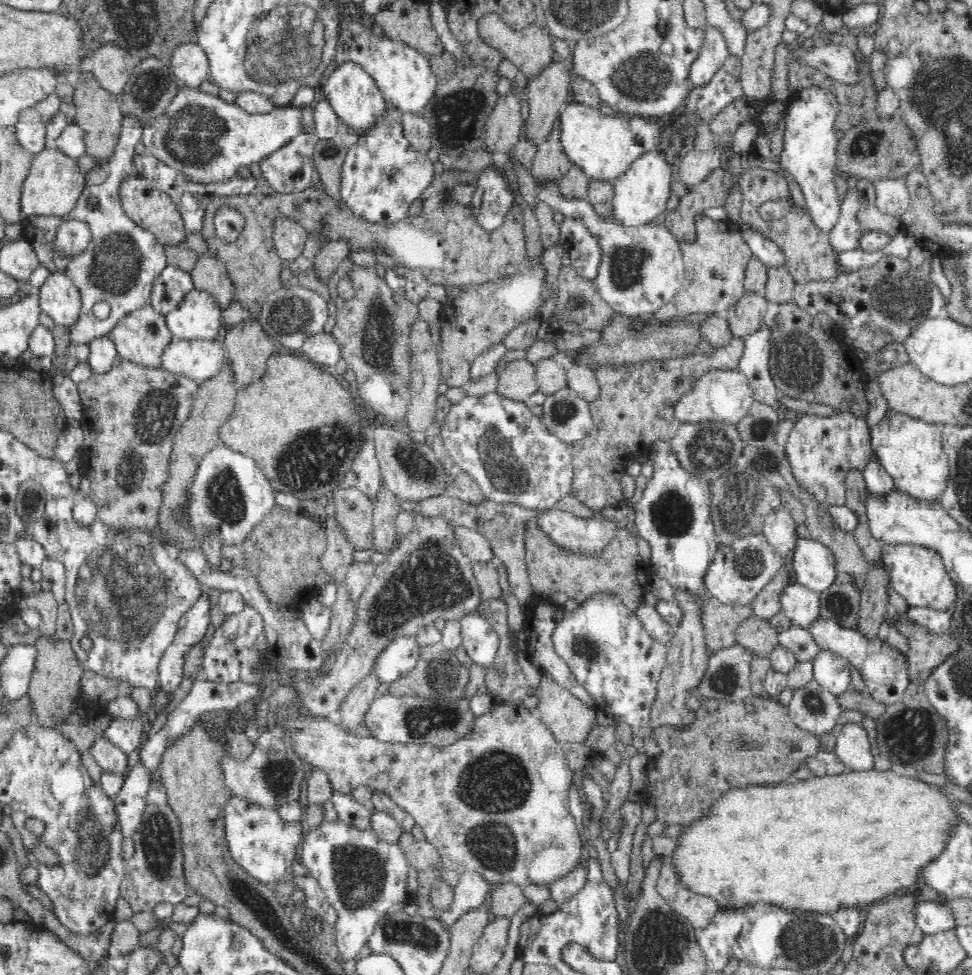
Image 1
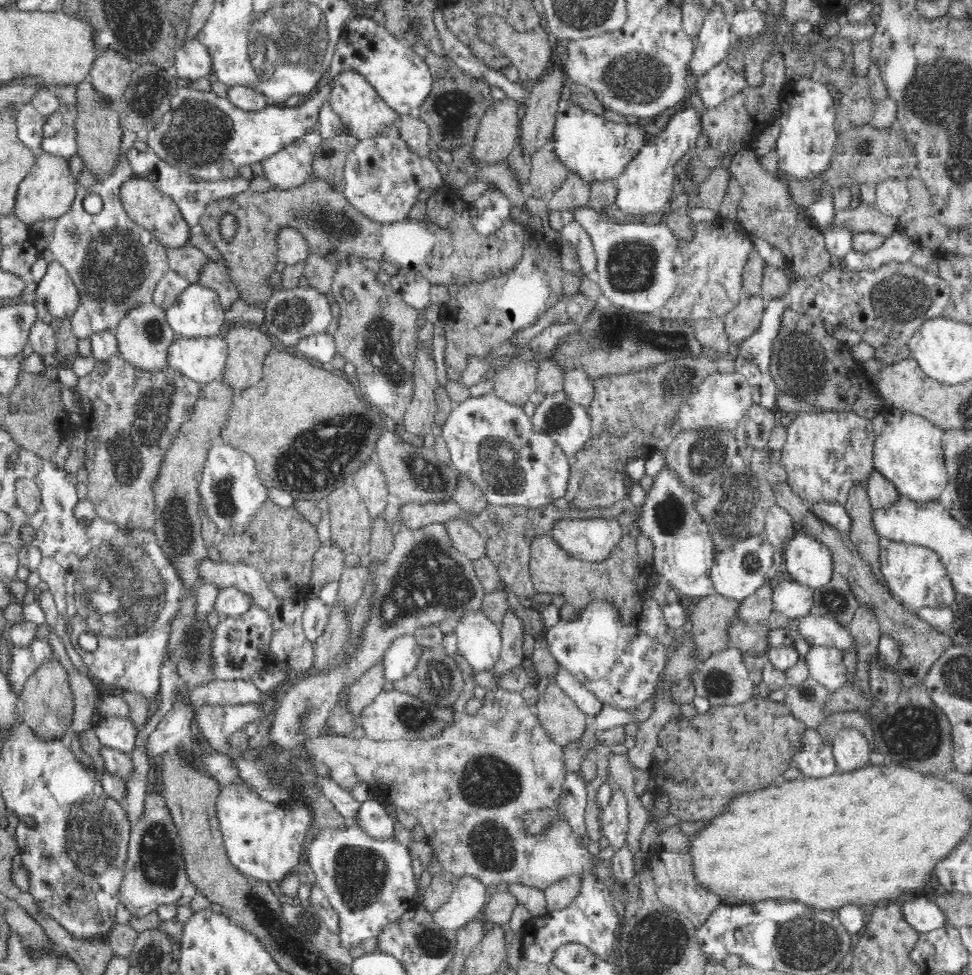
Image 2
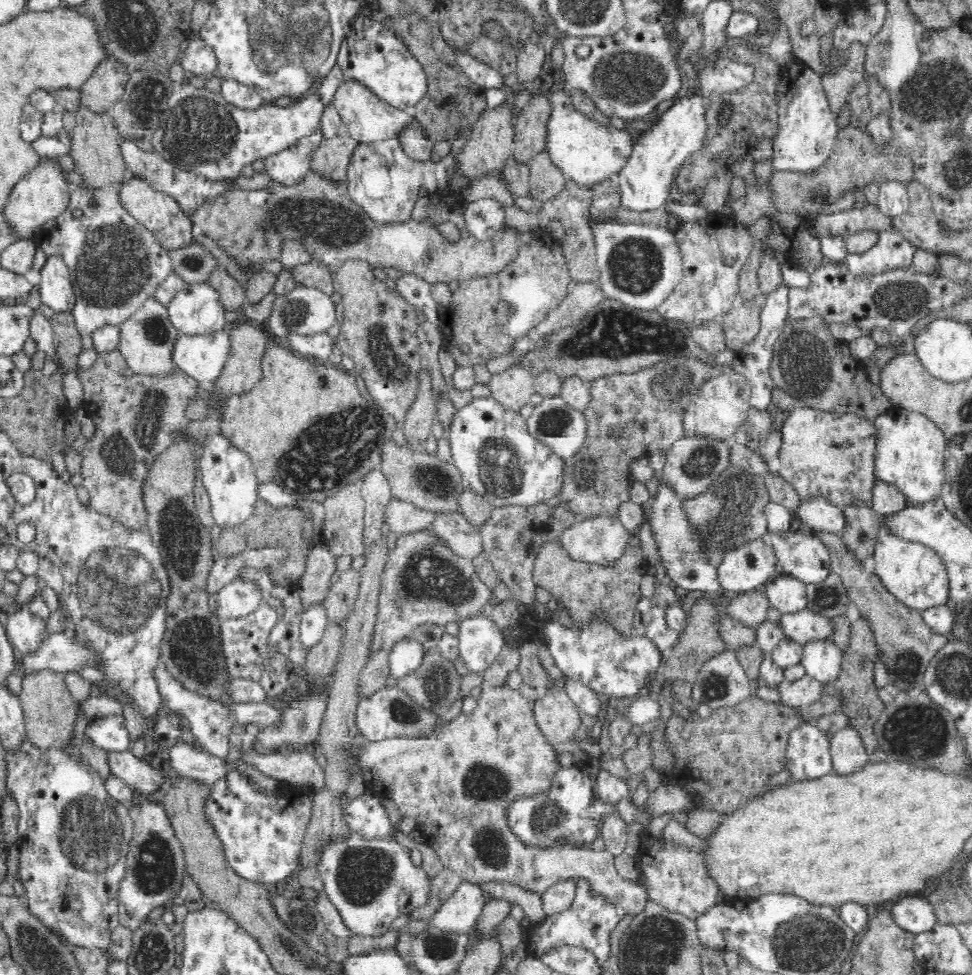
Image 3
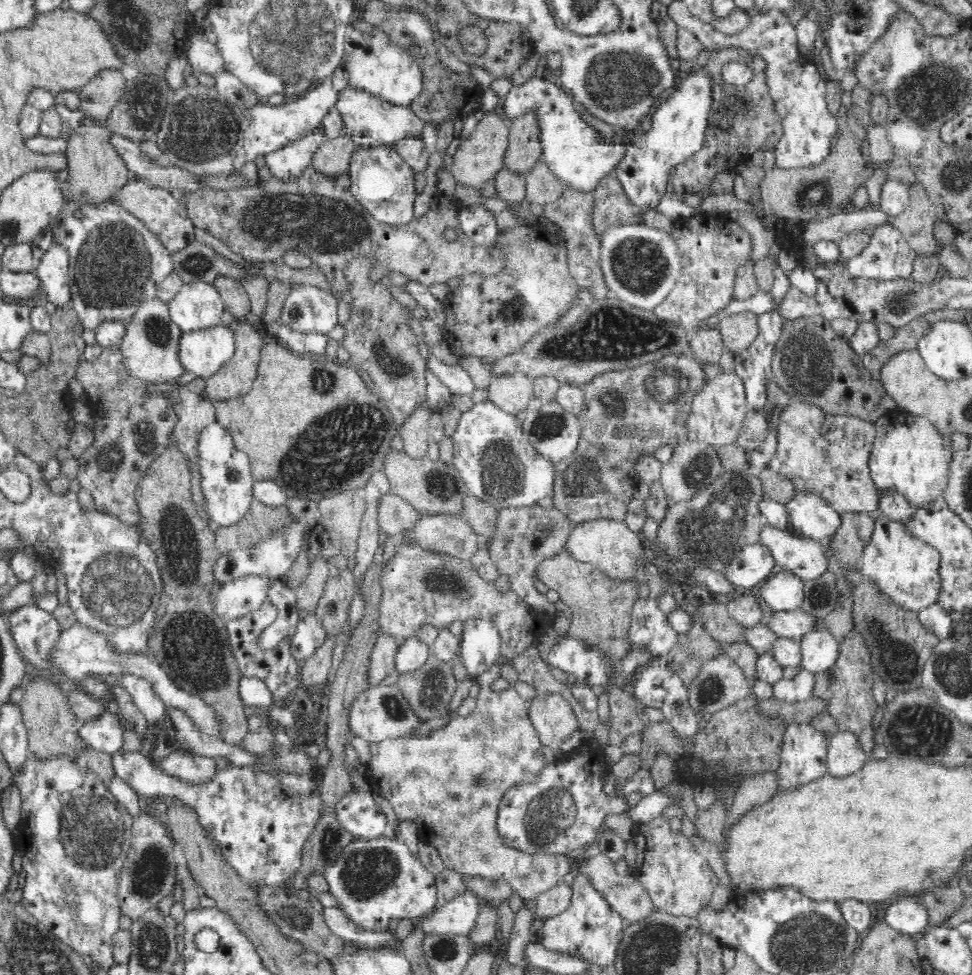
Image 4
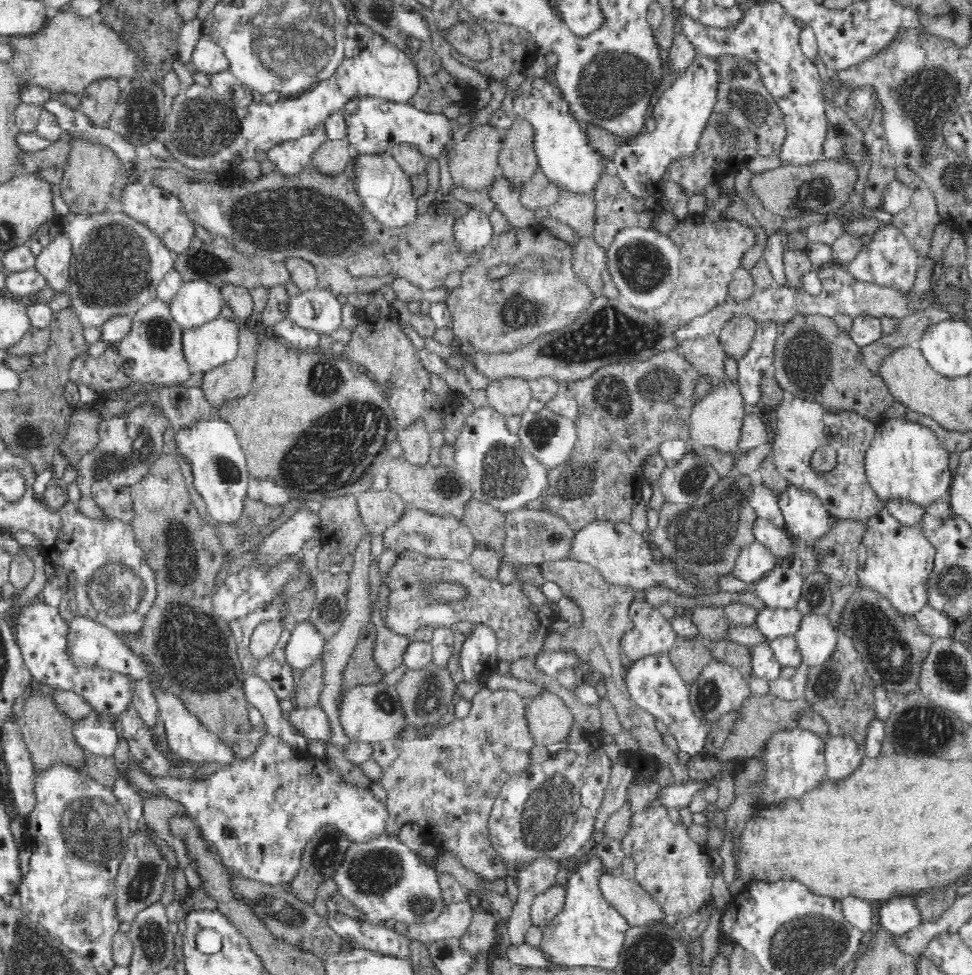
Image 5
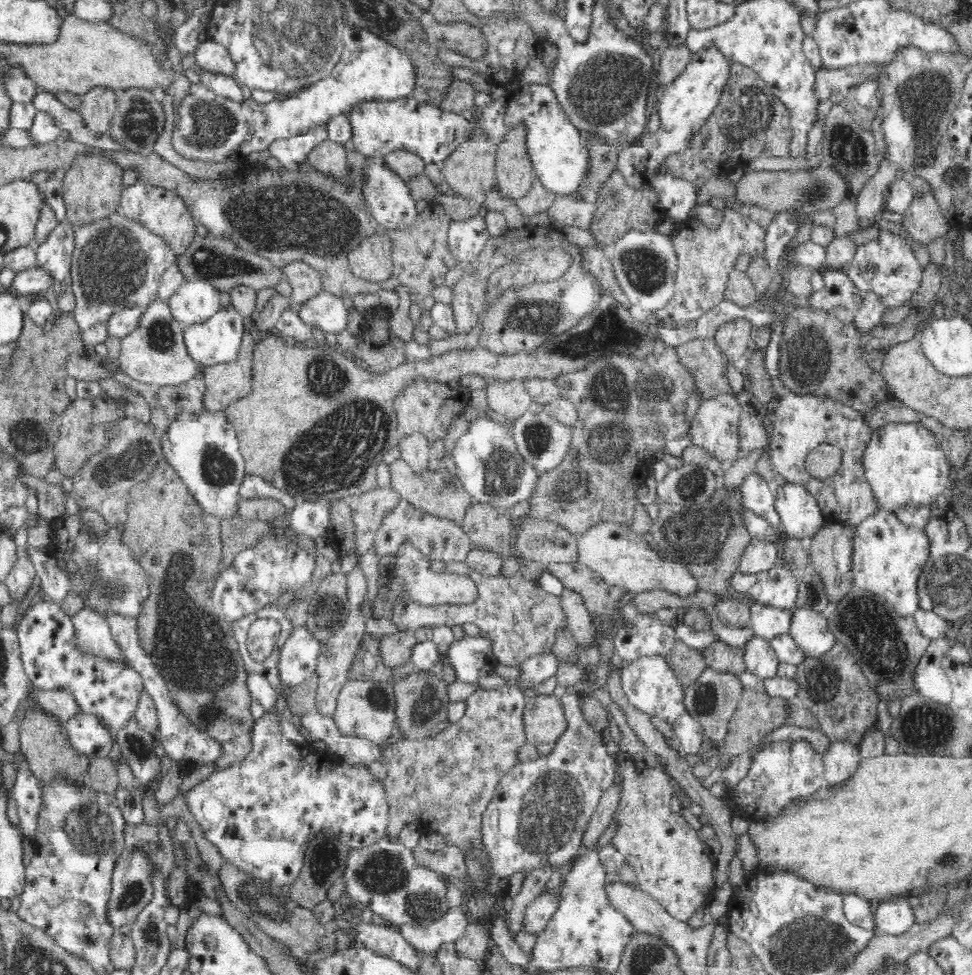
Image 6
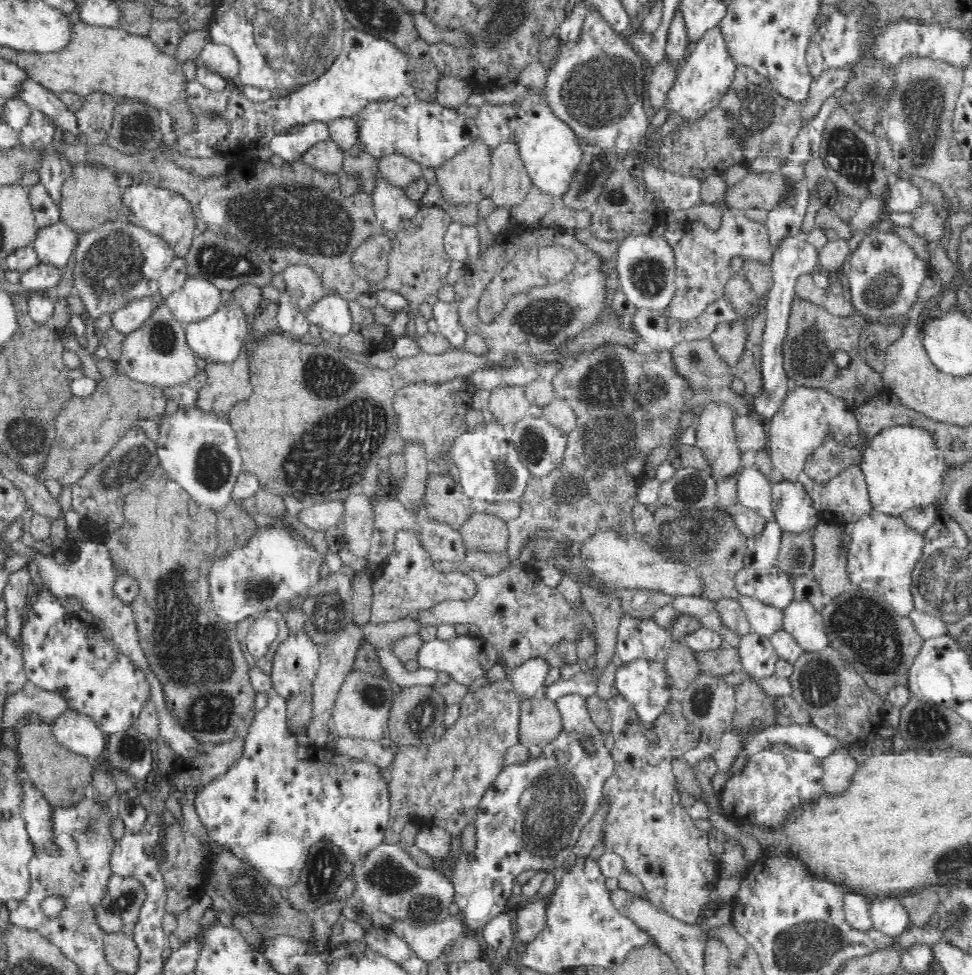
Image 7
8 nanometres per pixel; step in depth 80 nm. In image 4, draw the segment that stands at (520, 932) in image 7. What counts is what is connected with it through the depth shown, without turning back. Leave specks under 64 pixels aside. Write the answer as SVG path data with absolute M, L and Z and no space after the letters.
M566 882L541 892L533 902L535 919L545 921L567 909L571 899L571 888Z

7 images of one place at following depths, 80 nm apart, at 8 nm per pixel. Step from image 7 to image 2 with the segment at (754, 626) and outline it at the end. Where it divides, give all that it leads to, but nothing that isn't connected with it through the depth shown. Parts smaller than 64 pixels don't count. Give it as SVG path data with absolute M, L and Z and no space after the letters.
M810 612L795 619L789 618L790 623L812 647L836 647L841 652L853 649L853 640L846 626L841 625L835 618Z

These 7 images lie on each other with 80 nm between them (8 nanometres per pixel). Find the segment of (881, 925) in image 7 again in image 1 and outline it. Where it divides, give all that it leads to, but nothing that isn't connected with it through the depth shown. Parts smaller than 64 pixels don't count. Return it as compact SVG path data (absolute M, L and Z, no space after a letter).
M919 899L912 911L916 926L924 934L940 933L956 928L952 909L933 900Z

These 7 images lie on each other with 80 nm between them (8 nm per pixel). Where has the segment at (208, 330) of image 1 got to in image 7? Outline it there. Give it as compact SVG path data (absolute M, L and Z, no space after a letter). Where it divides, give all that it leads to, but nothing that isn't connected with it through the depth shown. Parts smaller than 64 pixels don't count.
M188 277L185 283L165 300L171 313L182 324L200 322L214 314L222 303L221 290L205 278Z

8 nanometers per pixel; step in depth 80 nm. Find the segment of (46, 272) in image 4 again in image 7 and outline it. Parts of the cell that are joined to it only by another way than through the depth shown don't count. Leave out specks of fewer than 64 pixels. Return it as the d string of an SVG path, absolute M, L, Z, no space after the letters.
M58 220L54 224L37 227L32 247L40 262L66 267L74 254L76 236L77 233L72 228Z

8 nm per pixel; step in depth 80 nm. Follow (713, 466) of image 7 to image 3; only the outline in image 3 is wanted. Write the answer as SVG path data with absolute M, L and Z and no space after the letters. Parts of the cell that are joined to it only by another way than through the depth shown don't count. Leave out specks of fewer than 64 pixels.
M736 372L720 373L700 386L698 394L690 400L683 418L683 428L688 436L698 436L716 442L734 443L734 437L745 422L750 411L750 387L746 379Z

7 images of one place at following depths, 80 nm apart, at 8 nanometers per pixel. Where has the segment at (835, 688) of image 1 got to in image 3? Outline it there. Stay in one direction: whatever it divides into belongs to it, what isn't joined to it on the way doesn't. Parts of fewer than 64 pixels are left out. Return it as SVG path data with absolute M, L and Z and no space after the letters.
M832 638L811 640L804 643L802 648L801 664L804 666L805 673L820 682L826 682L840 672L842 650Z

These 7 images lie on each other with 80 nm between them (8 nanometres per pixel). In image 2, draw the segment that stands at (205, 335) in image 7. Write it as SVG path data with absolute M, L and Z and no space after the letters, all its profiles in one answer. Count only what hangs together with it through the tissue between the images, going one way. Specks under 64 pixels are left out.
M220 333L207 337L177 337L168 350L168 364L204 385L222 378L228 352L227 340Z

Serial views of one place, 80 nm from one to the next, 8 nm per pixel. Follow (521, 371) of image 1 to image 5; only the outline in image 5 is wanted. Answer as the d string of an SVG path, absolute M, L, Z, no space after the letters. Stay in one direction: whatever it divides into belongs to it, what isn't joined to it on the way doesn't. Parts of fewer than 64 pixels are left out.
M522 378L490 380L485 388L488 405L503 416L520 416L534 397L532 387L531 382Z

